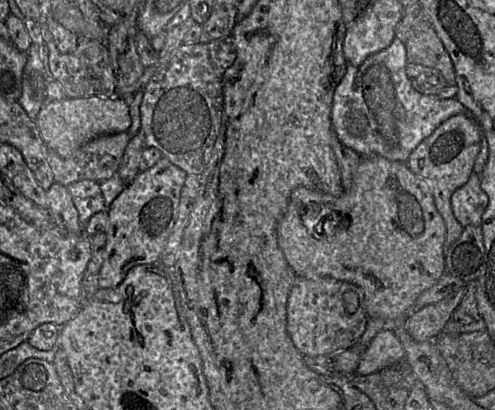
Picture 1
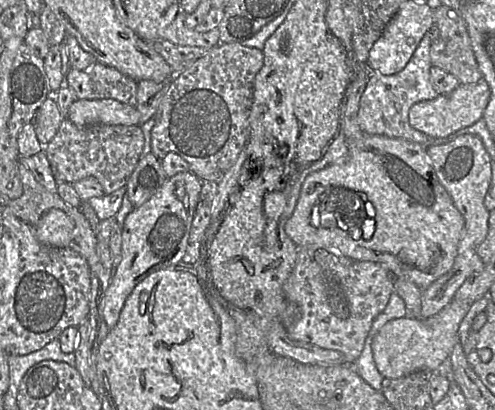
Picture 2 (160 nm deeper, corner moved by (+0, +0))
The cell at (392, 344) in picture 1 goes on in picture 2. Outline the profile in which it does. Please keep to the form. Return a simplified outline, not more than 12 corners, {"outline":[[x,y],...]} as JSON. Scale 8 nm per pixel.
{"outline":[[472,304],[386,323],[372,343],[379,373],[451,377],[448,359]]}

